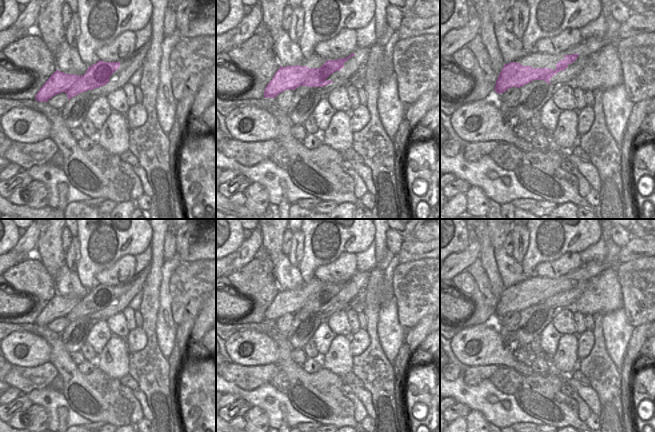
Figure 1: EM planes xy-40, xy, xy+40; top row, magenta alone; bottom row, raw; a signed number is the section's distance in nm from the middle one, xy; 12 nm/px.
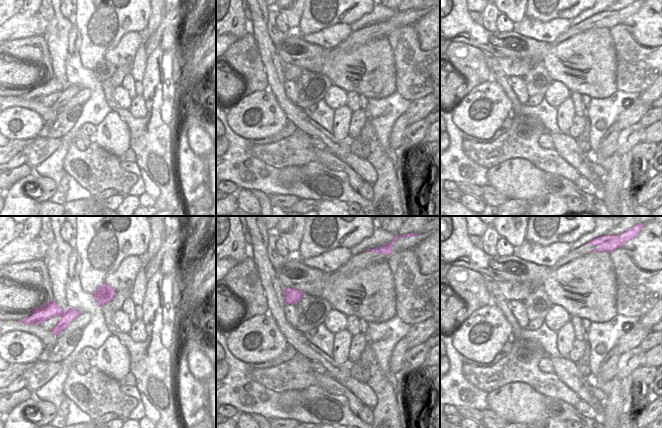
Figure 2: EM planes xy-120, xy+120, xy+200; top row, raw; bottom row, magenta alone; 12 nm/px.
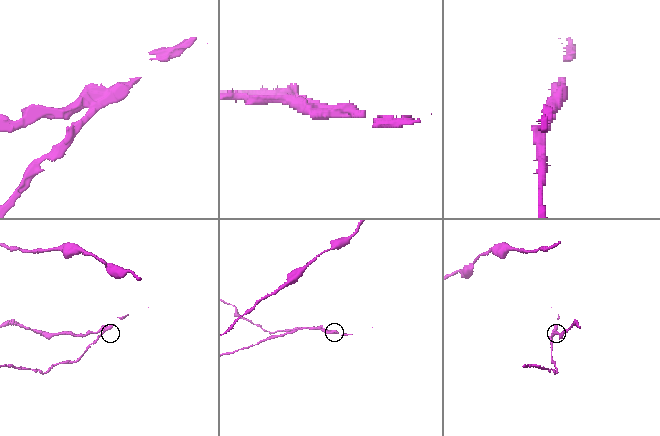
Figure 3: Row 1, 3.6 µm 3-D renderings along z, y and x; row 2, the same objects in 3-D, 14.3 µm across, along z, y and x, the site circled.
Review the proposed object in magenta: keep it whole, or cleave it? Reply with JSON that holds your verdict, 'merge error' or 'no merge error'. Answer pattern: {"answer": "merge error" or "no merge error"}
{"answer": "merge error"}

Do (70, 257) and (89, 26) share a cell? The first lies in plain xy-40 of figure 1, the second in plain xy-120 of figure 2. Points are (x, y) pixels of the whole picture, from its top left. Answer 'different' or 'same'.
different

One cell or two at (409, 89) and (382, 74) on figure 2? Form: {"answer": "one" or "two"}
{"answer": "two"}

